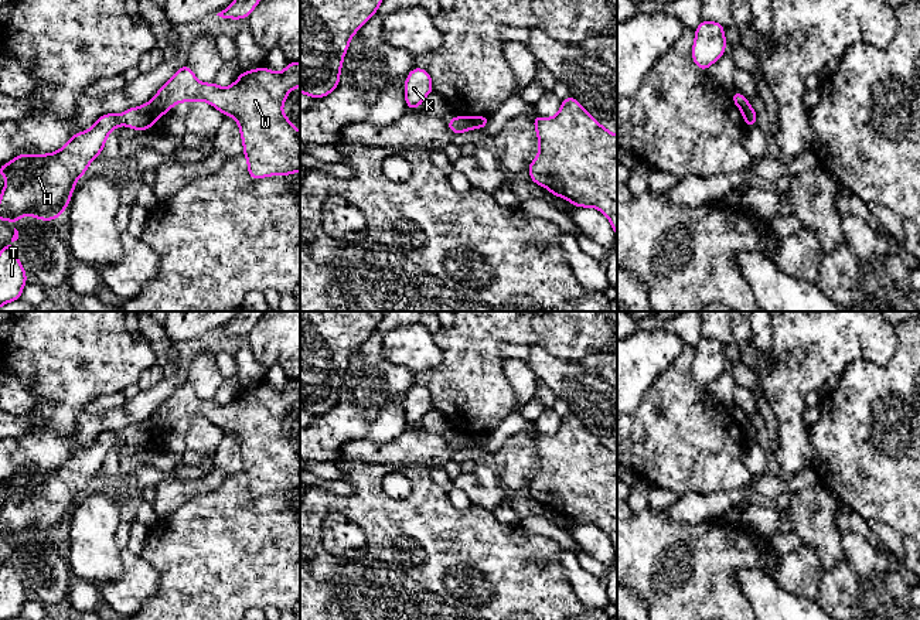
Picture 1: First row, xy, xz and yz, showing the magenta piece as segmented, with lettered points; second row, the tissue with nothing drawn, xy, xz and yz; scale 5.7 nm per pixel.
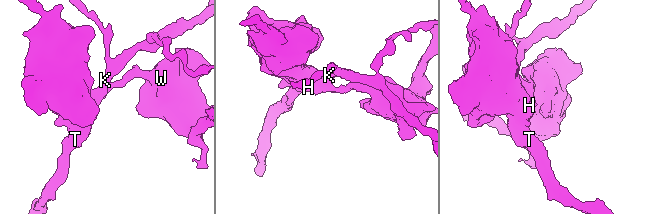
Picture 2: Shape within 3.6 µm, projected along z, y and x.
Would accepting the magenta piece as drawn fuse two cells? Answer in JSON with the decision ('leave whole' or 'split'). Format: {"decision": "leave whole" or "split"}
{"decision": "split"}

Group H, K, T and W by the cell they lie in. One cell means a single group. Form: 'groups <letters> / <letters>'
groups H K T / W

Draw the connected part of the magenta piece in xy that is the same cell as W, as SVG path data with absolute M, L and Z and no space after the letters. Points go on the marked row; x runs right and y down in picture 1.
M289 61L283 72L263 65L241 72L235 84L219 88L202 84L185 64L149 102L159 117L176 103L205 101L222 115L234 116L243 142L252 180L300 171L300 132L282 112L287 93L300 86L300 64Z

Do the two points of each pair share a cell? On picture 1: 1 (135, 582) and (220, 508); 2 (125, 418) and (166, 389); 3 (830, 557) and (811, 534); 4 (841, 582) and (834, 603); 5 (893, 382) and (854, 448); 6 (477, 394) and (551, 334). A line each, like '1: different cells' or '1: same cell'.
1: different cells
2: same cell
3: same cell
4: same cell
5: same cell
6: same cell

